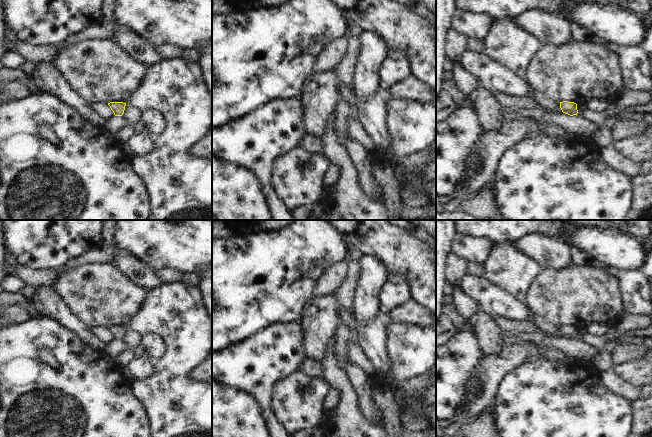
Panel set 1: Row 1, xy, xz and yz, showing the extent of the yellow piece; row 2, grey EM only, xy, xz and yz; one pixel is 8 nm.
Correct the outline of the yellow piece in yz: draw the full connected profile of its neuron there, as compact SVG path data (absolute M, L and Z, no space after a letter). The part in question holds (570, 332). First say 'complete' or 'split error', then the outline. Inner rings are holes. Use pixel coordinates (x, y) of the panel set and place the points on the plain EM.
split error | M563 325L560 326L560 332L563 337L573 340L577 339L580 334L586 333L586 330L577 329L574 326Z

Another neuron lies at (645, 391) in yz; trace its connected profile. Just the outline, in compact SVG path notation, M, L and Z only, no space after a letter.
M647 384L639 388L638 399L642 400L652 396L652 384Z

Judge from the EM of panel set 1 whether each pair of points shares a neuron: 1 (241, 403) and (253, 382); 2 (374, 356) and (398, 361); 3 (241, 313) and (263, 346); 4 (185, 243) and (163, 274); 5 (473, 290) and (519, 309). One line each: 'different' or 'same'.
1: different
2: different
3: different
4: different
5: same

